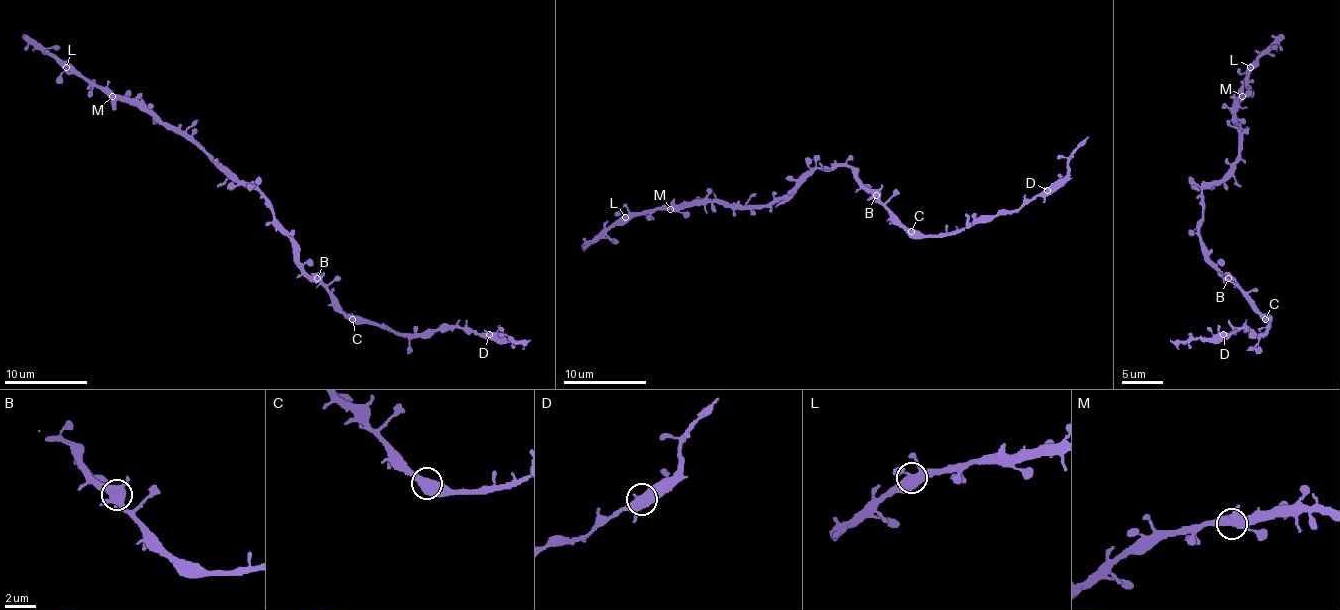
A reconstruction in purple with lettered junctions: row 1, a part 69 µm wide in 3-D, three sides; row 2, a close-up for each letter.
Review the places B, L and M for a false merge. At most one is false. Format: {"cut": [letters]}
{"cut": []}

